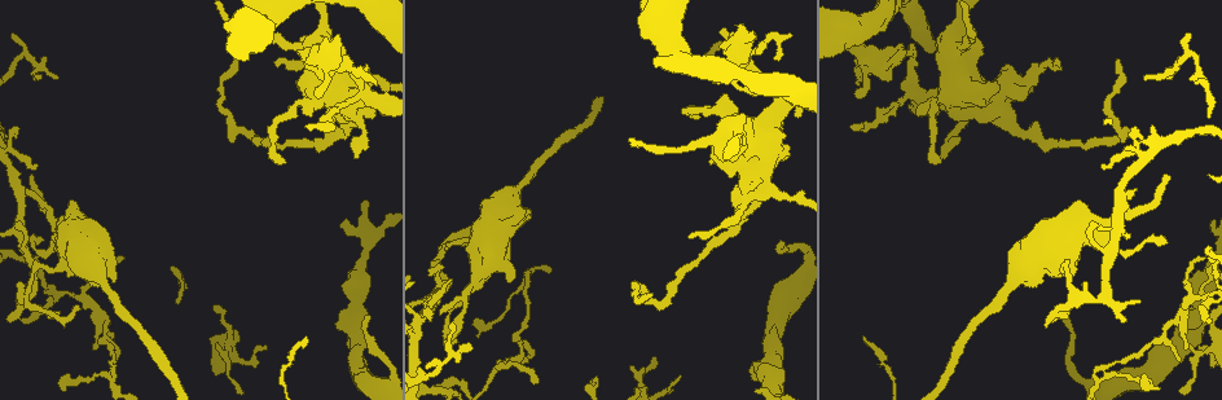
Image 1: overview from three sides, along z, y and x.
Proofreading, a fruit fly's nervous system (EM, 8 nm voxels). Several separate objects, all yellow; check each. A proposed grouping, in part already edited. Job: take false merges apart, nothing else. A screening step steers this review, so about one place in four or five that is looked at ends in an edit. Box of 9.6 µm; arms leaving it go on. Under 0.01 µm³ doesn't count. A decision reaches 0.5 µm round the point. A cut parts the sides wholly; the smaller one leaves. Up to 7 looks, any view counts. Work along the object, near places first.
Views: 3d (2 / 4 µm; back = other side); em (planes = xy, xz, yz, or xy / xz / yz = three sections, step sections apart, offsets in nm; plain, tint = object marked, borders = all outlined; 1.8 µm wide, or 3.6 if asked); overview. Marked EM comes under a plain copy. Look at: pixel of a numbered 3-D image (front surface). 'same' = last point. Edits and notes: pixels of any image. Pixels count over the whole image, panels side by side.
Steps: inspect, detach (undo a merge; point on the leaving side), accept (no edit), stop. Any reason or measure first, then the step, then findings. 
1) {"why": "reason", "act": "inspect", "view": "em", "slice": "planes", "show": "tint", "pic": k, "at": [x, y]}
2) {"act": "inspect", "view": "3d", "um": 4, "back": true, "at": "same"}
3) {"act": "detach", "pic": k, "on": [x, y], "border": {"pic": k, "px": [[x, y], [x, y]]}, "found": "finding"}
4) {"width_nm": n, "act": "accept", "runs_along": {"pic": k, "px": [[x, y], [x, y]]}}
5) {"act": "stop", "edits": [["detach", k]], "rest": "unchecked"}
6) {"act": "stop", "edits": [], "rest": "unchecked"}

{"why": "thick turns thin", "act": "inspect", "view": "3d", "um": 4, "pic": 1, "at": [972, 93]}

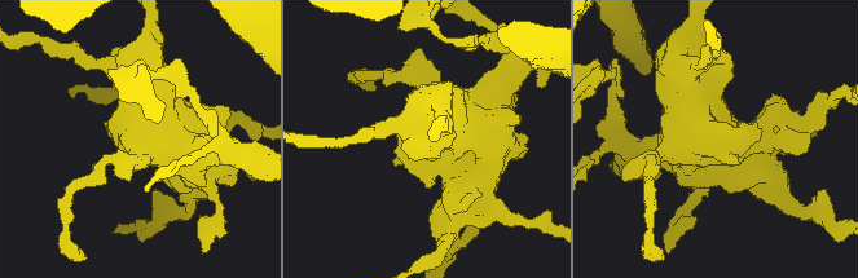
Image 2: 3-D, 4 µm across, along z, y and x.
{"act": "inspect", "view": "em", "um": 3.6, "slice": "planes", "show": "borders", "pic": 2, "at": [721, 146]}

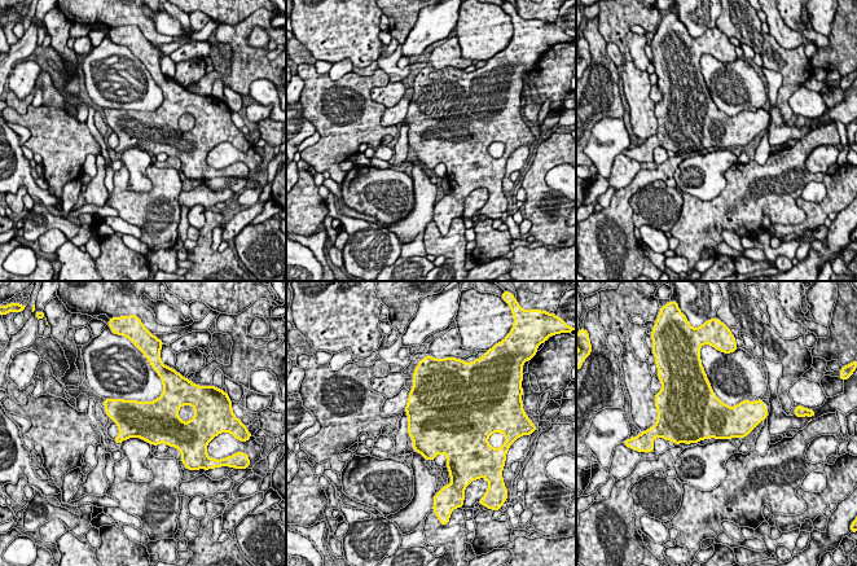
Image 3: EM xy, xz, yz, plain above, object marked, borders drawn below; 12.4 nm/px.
{"width_nm": 480, "act": "accept", "found": "all the same neuron"}

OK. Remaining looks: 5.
{"why": "sudden change in width", "act": "inspect", "view": "em", "um": 3.6, "slice": "xz", "step": 4, "show": "tint", "pic": 1, "at": [92, 269]}

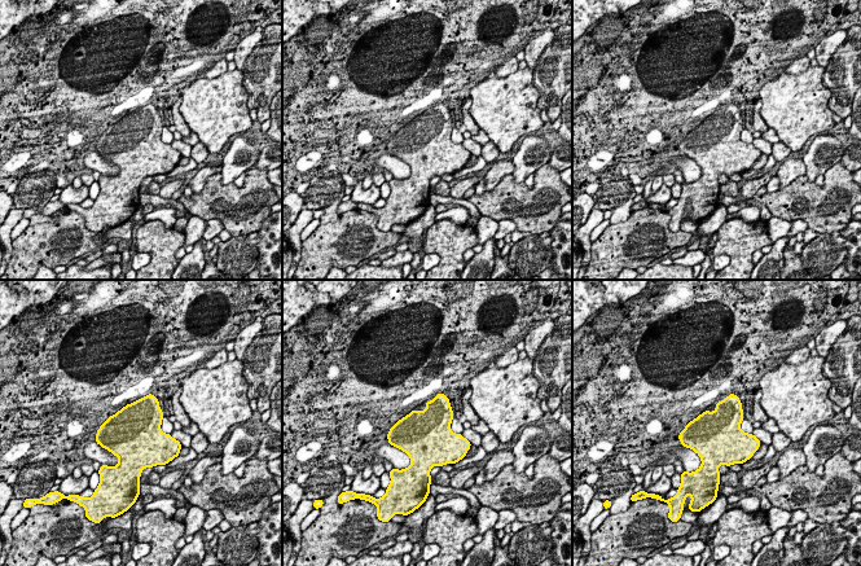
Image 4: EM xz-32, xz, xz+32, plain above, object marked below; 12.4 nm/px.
{"act": "inspect", "view": "em", "um": 3.6, "slice": "planes", "show": "tint", "at": "same"}

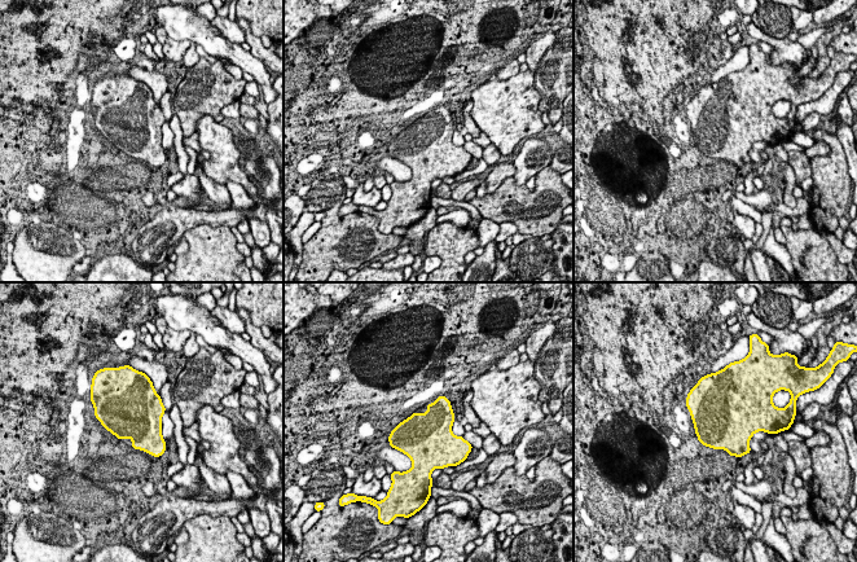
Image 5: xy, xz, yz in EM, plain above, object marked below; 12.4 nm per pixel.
{"act": "accept", "found": "one neuron here"}

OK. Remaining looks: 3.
{"why": "three arms meet", "act": "inspect", "view": "em", "slice": "yz", "step": 8, "show": "tint", "pic": 1, "at": [439, 252]}

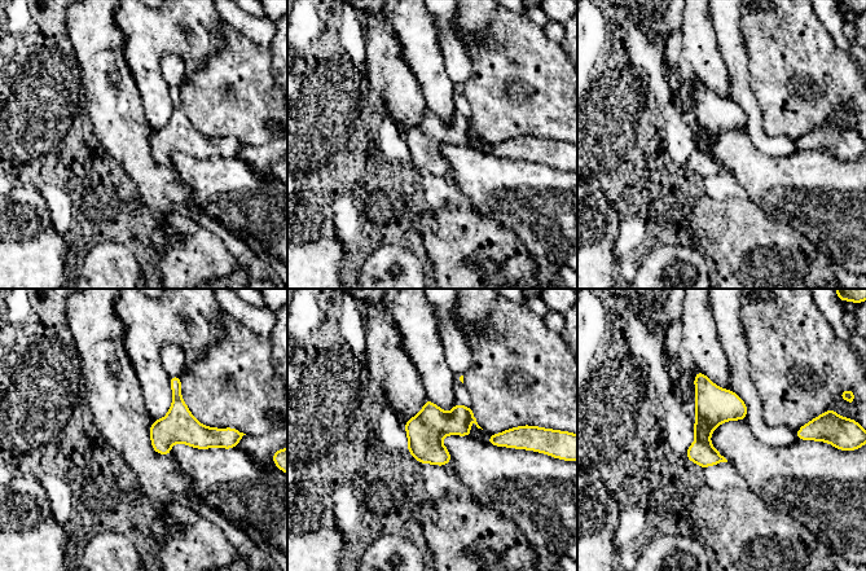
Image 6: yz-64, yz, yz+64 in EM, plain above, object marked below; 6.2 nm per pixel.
{"why": "another direction", "act": "inspect", "view": "em", "slice": "planes", "show": "borders", "at": "same"}

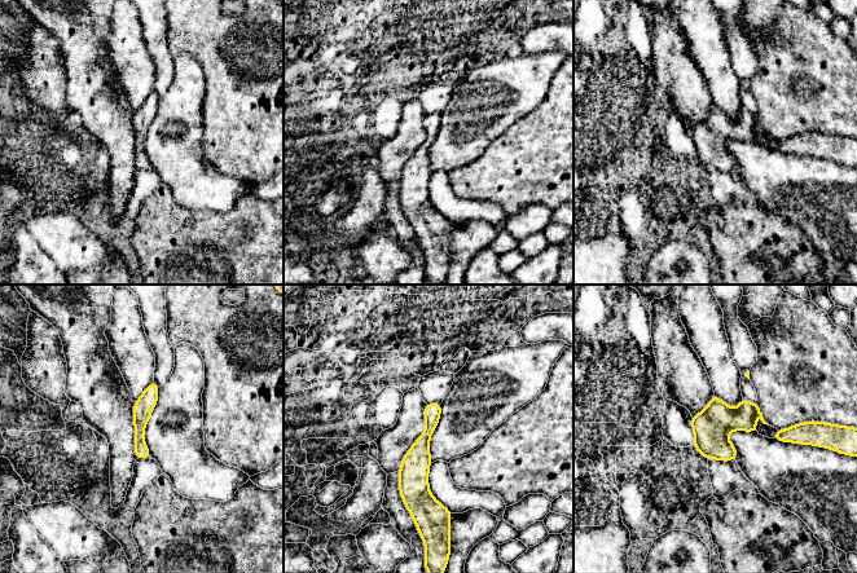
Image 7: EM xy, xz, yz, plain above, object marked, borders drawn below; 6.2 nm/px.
{"width_nm": 120, "act": "accept", "runs_along": {"pic": 7, "px": [[438, 405], [418, 454], [422, 507]]}, "found": "one neuron here"}

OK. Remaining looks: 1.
{"act": "stop", "edits": [], "rest": "unchecked"}

